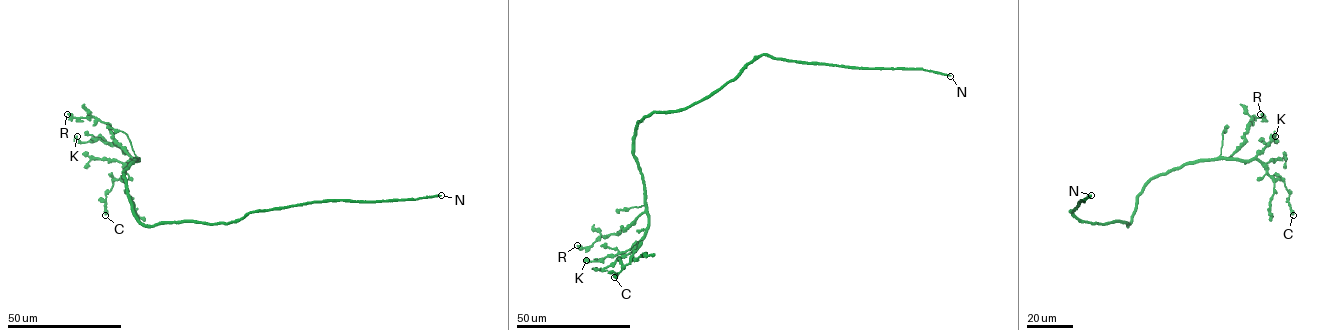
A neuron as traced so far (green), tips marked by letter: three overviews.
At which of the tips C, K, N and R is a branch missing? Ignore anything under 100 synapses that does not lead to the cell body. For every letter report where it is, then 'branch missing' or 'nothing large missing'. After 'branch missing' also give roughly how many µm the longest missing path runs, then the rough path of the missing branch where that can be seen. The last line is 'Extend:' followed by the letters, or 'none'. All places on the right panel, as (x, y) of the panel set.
C: at (1293, 215); nothing large missing
K: at (1275, 136); nothing large missing
N: at (1091, 195); branch missing; about 250 µm are missing; missing branch runs (1091, 195), (1093, 184), (1075, 191), (1111, 196), (1119, 179), (1116, 114), (1109, 98), (1107, 70), (1115, 61)
R: at (1260, 114); nothing large missing
Extend: N

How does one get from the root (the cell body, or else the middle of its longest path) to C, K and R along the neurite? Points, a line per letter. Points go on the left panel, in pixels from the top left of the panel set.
C: (177, 223), (144, 225), (135, 214), (124, 171), (137, 159), (113, 181), (106, 194), (105, 215)
K: (177, 223), (144, 225), (133, 209), (124, 177), (124, 171), (138, 159), (99, 138), (80, 142), (77, 136)
R: (177, 223), (144, 225), (133, 209), (124, 177), (136, 158), (113, 138), (106, 123), (67, 114)

